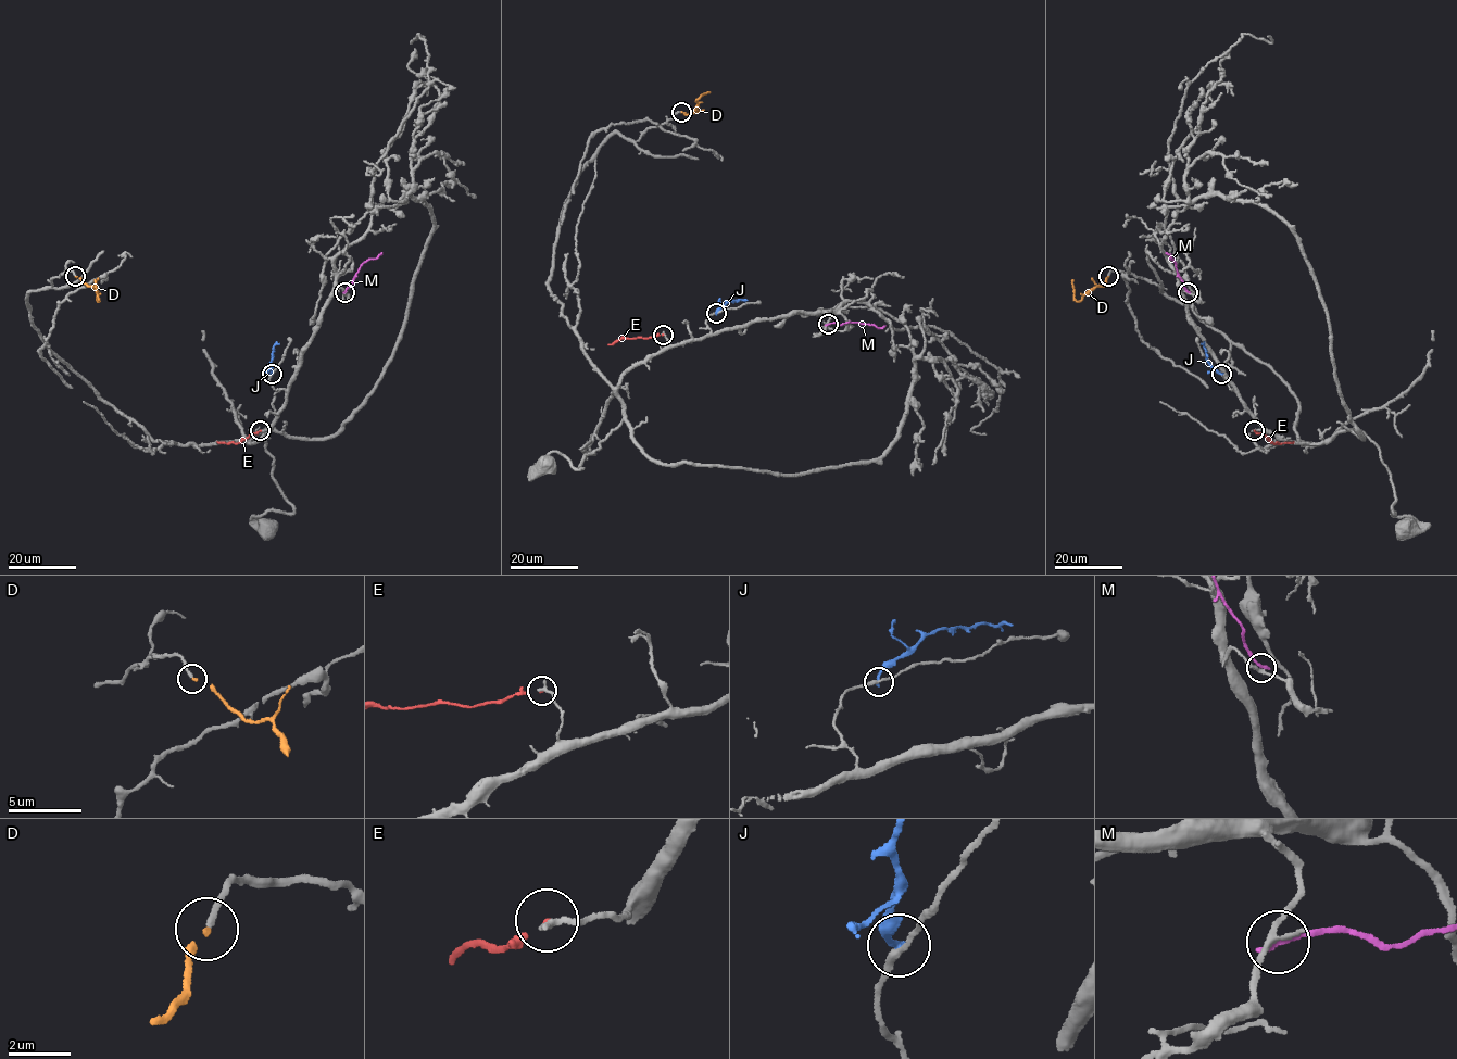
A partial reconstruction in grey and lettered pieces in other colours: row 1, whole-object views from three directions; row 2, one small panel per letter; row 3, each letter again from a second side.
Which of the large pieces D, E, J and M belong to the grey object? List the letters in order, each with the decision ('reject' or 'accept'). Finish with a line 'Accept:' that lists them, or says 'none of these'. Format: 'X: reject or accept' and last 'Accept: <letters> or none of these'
D: accept
E: reject
J: reject
M: reject
Accept: D

